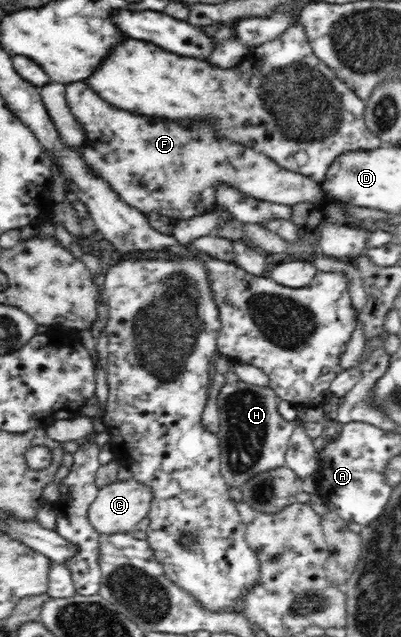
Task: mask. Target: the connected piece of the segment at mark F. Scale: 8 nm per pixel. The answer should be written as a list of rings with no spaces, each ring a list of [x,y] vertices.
[[[85,82],[66,85],[66,102],[84,131],[84,144],[79,150],[80,157],[86,163],[89,172],[107,182],[121,201],[141,213],[156,211],[175,221],[206,214],[217,206],[215,197],[217,185],[228,185],[256,200],[281,205],[293,205],[299,202],[318,204],[326,195],[322,184],[312,181],[301,173],[294,173],[279,166],[269,156],[243,144],[229,142],[225,138],[221,140],[213,118],[204,120],[201,118],[189,122],[189,120],[163,120],[163,117],[136,114],[108,104]]]

